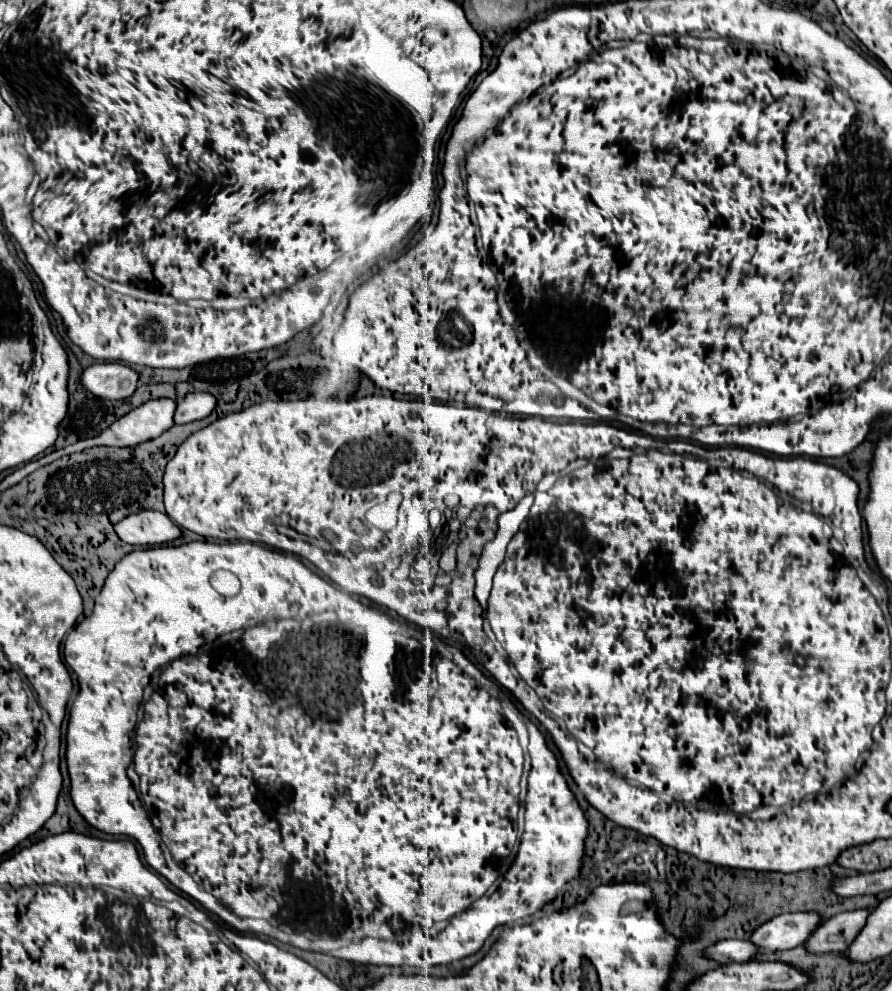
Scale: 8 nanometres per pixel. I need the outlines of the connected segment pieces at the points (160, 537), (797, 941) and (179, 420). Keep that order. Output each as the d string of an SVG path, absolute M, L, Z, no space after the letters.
M147 509L131 514L119 524L115 524L115 532L125 544L133 546L167 544L181 536L177 524L171 522L167 514Z
M781 914L773 920L761 924L749 938L757 946L757 952L777 952L777 950L791 950L801 946L811 932L821 924L817 914Z
M189 392L183 400L177 402L175 424L187 424L195 420L203 420L215 408L215 398L207 392Z

